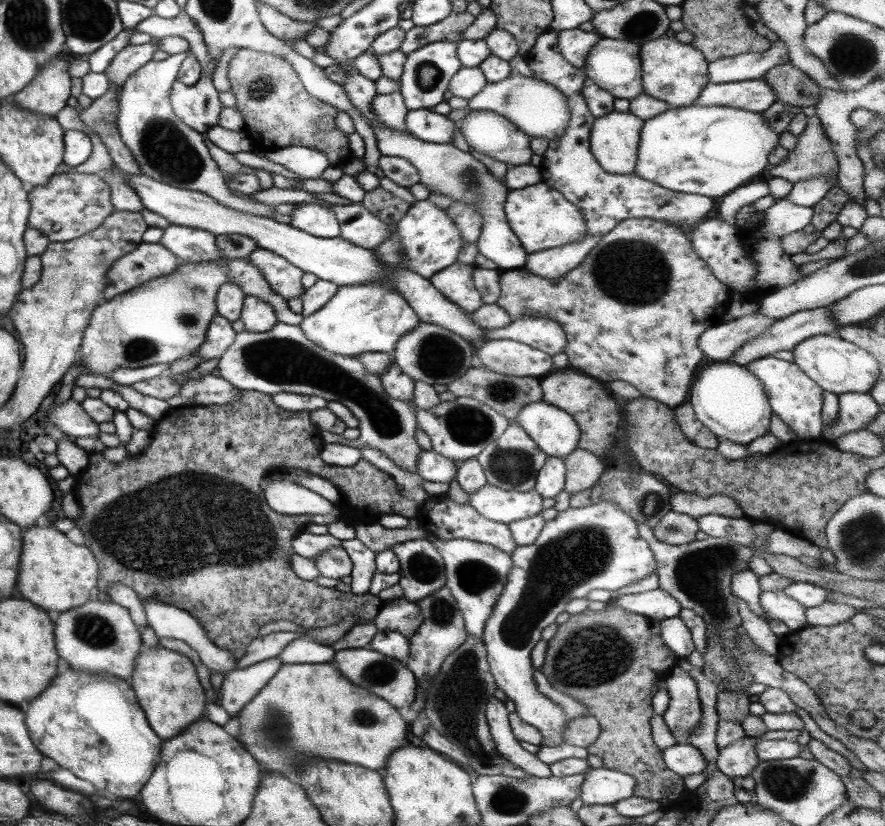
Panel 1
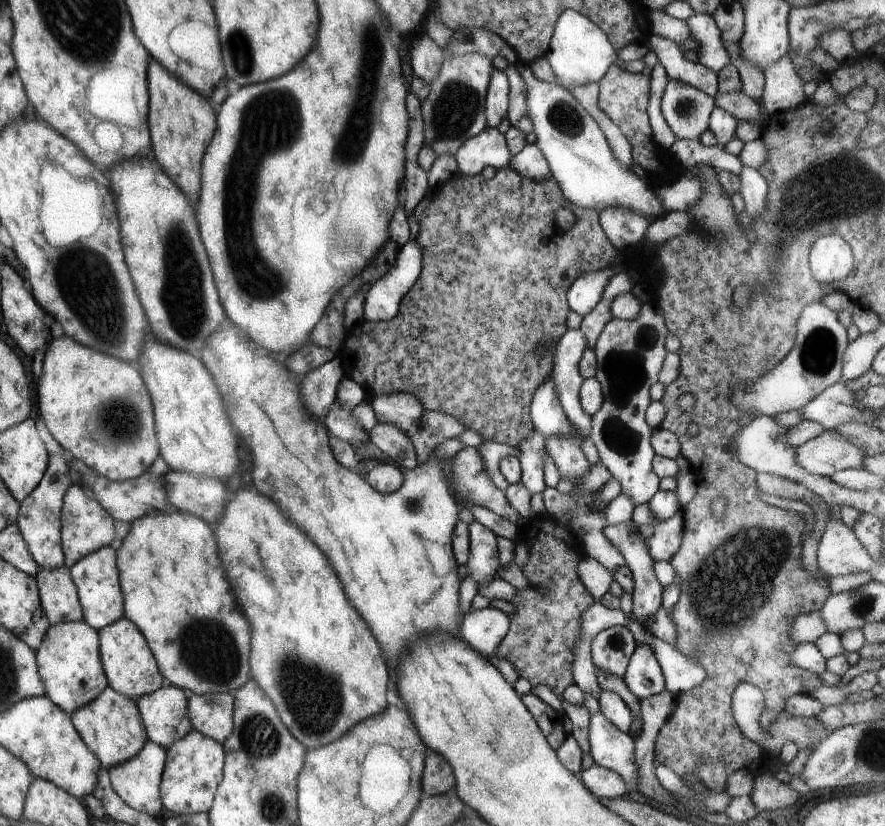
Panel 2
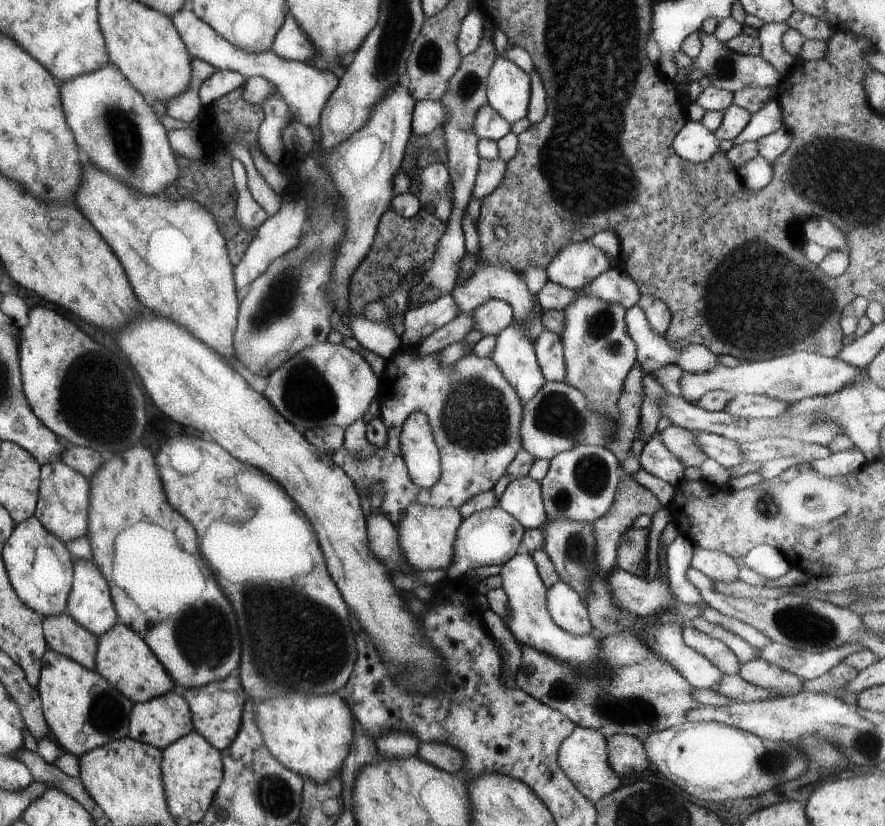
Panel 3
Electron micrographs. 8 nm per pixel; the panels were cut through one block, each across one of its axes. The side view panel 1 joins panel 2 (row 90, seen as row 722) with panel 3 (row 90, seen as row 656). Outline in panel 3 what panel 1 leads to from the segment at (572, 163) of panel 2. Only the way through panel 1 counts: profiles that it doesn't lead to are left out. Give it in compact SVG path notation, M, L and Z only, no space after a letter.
M498 55L486 78L486 99L487 104L510 124L526 118L530 76L510 60Z

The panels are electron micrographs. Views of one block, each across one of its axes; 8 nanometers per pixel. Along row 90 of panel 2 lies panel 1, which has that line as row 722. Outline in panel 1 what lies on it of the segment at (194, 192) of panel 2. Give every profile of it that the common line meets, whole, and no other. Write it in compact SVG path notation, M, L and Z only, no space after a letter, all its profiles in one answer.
M159 645L156 648L141 646L139 655L134 660L134 669L130 678L131 688L137 697L138 705L141 706L142 712L145 713L150 729L162 741L181 734L190 724L204 718L207 698L203 688L201 688L201 684L198 682L195 667L183 655L167 650Z

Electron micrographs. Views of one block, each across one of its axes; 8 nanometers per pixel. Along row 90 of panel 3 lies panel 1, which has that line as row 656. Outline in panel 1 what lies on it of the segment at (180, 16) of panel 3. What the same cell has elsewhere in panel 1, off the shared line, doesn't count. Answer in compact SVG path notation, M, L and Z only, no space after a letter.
M299 637L289 642L276 657L282 664L314 664L329 662L333 654L335 651L330 647L307 640L305 637Z

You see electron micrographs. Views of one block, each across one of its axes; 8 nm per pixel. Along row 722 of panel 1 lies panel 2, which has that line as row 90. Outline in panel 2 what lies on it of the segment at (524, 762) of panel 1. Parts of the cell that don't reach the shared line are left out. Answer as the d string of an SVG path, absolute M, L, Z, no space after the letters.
M494 70L491 73L484 102L485 128L495 127L507 118L508 109L508 80L504 72Z

